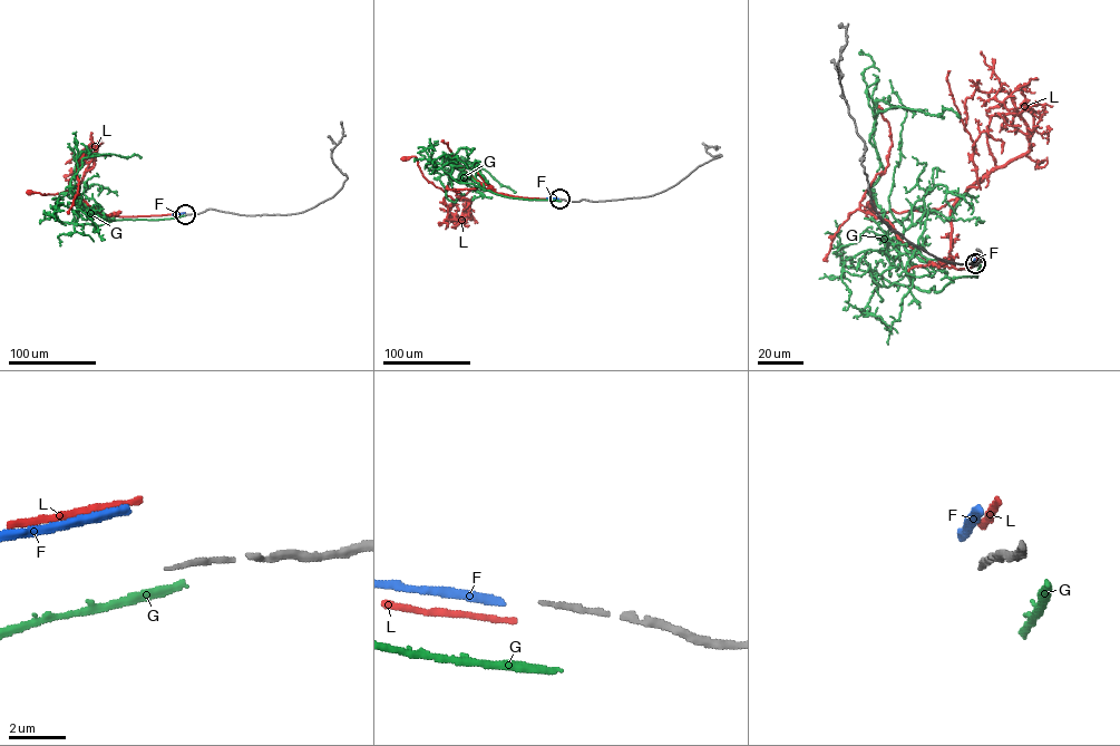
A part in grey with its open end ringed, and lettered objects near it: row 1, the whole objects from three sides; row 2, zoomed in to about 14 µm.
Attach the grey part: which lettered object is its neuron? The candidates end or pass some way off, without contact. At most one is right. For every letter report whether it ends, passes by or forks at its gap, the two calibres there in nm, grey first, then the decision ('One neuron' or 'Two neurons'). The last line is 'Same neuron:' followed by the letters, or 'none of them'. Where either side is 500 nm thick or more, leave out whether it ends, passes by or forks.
F: It ends there. Thickness 130 nm (grey) against 280 nm. Two neurons
G: It passes by. Thickness 130 nm (grey) against 280 nm. Two neurons
L: It ends there. Thickness 130 nm (grey) against 200 nm. Two neurons
Same neuron: none of them

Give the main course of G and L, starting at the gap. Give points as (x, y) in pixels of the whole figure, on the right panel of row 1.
G: (980, 264), (952, 282), (905, 248), (870, 192), (883, 171), (875, 115), (960, 118)
L: (976, 259), (968, 268), (945, 267), (957, 199), (931, 212), (869, 212), (865, 207), (869, 205)

